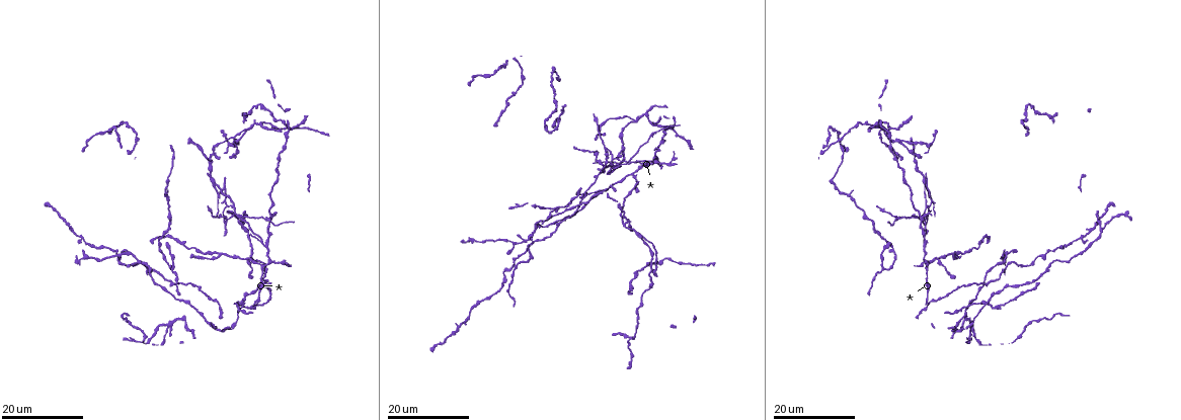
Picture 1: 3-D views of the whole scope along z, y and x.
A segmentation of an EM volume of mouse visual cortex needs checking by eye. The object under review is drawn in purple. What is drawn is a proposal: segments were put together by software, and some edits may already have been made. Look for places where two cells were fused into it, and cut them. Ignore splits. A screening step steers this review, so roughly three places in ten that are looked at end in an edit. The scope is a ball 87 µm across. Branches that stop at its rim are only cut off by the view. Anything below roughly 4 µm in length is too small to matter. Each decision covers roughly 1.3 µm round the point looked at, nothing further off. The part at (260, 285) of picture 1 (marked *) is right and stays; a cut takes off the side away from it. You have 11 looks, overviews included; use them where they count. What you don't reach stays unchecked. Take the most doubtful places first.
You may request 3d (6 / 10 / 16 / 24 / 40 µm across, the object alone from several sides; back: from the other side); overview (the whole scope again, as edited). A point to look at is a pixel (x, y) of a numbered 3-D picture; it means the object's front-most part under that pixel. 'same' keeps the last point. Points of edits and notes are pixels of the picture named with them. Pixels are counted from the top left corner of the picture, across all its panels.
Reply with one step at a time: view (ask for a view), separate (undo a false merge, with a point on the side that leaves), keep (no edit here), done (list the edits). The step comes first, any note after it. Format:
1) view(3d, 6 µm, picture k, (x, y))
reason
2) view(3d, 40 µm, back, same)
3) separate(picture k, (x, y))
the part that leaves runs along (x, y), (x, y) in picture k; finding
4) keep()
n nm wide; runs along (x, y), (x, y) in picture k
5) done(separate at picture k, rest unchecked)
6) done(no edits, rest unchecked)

view(3d, 16 µm, picture 1, (166, 327))
four or more arms meet

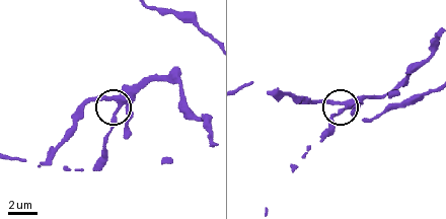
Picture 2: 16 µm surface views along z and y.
view(3d, 10 µm, picture 2, (118, 101))

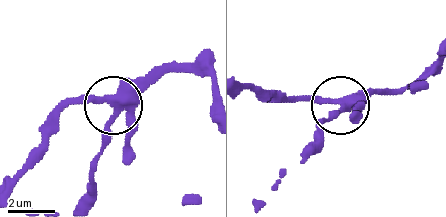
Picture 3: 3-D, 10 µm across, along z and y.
keep()
340 nm wide; one cell here

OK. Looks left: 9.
view(3d, 24 µm, picture 1, (248, 258))

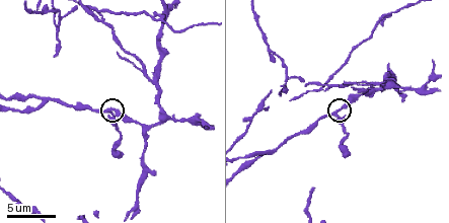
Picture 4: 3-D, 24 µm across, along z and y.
view(3d, 6 µm, picture 4, (106, 111))
closer look

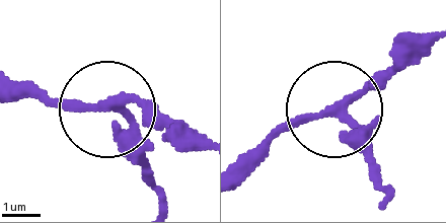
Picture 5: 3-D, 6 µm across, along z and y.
keep()
side arm 7 µm; runs along (199, 147), (121, 101), (124, 137), (147, 172) in picture 5; continuous, no second cell

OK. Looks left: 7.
view(3d, 16 µm, picture 1, (170, 268))
branch point

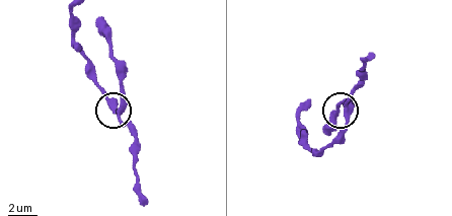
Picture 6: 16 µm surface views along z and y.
view(3d, 6 µm, picture 6, (345, 108))
zoom in

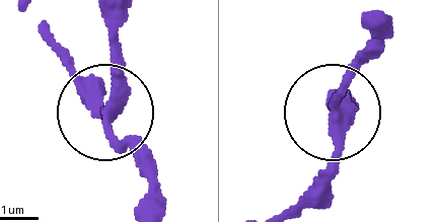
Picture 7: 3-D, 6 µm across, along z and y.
keep()
3 arms; one cell here

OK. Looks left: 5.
view(3d, 10 µm, picture 4, (271, 152))
three arms meet

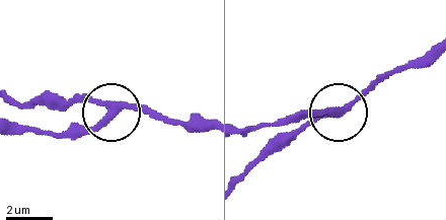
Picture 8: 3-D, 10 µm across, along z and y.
keep()
runs along (433, 47), (375, 79), (341, 113), (290, 115) in picture 8; one cell here

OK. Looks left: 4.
view(3d, 10 µm, picture 4, (378, 83))
three-way junction

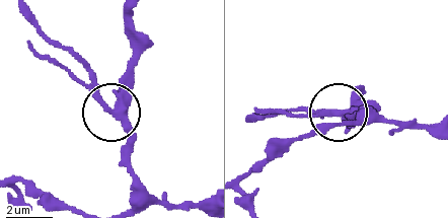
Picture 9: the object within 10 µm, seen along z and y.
separate(picture 9, (95, 81))
the part that leaves runs along (109, 107), (93, 80), (33, 16) in picture 9; a second cell is stuck on

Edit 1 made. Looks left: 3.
done(separate at picture 9, rest unchecked)

